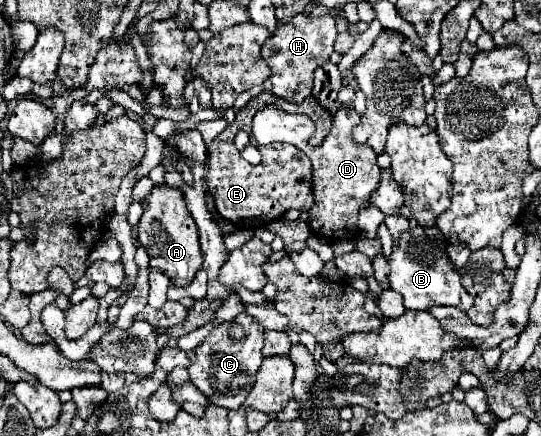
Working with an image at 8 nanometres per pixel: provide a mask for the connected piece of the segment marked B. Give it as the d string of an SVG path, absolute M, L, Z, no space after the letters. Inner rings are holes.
M416 225L414 229L404 231L392 245L392 255L388 259L390 289L398 291L404 297L404 307L412 311L426 311L434 305L452 305L462 311L470 309L472 297L460 283L458 271L452 267L448 257L448 243L440 229Z

